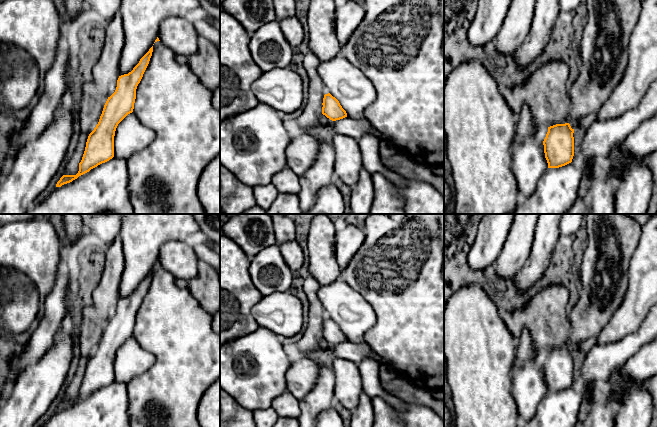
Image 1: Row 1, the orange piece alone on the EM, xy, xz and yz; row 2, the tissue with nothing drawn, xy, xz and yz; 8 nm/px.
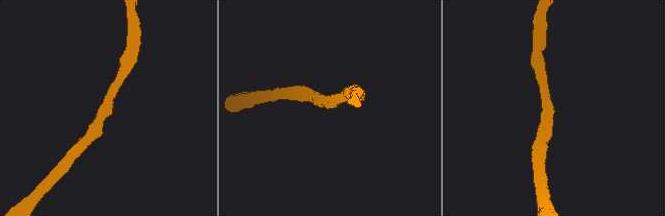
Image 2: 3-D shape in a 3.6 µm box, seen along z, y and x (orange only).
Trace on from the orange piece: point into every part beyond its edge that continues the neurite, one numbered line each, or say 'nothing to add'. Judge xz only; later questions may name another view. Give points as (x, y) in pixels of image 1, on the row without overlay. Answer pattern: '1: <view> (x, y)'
nothing to add

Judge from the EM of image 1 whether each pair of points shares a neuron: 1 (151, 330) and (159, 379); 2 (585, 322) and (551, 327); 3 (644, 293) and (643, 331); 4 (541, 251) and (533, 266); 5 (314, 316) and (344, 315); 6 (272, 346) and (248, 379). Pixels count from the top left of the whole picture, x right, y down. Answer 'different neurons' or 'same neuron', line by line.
1: same neuron
2: same neuron
3: different neurons
4: same neuron
5: different neurons
6: same neuron

